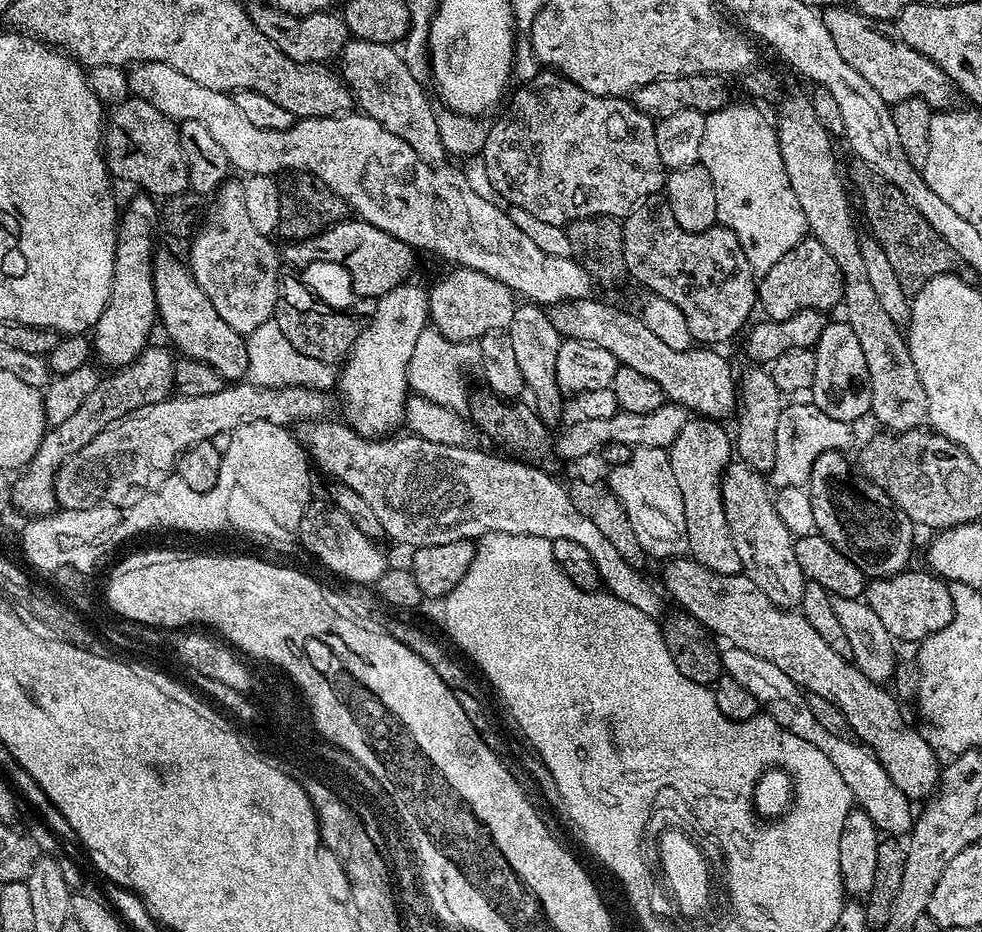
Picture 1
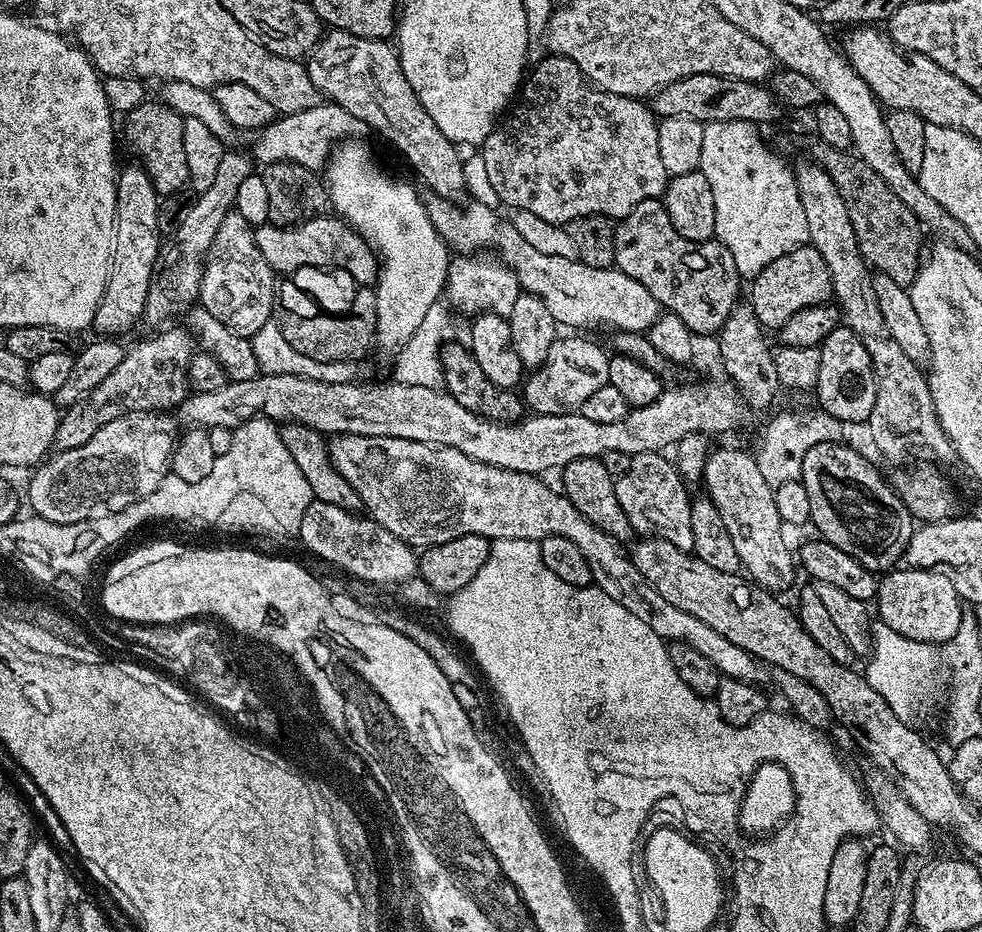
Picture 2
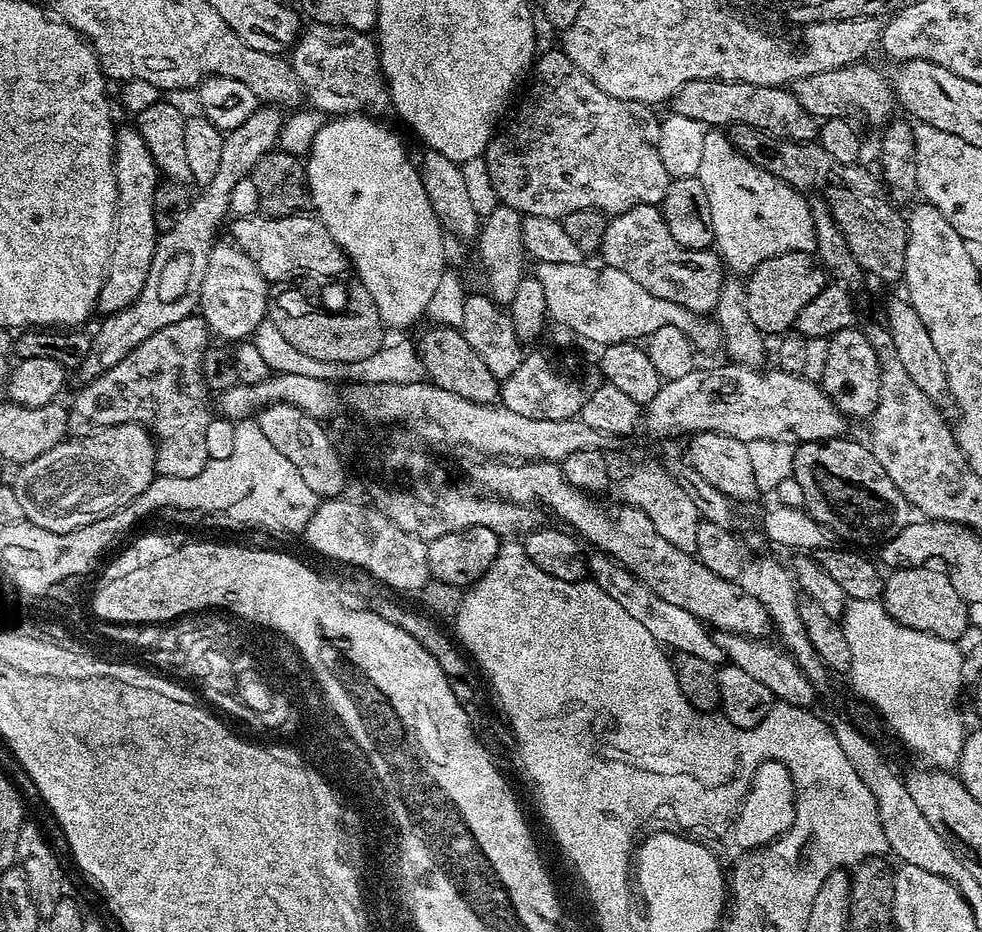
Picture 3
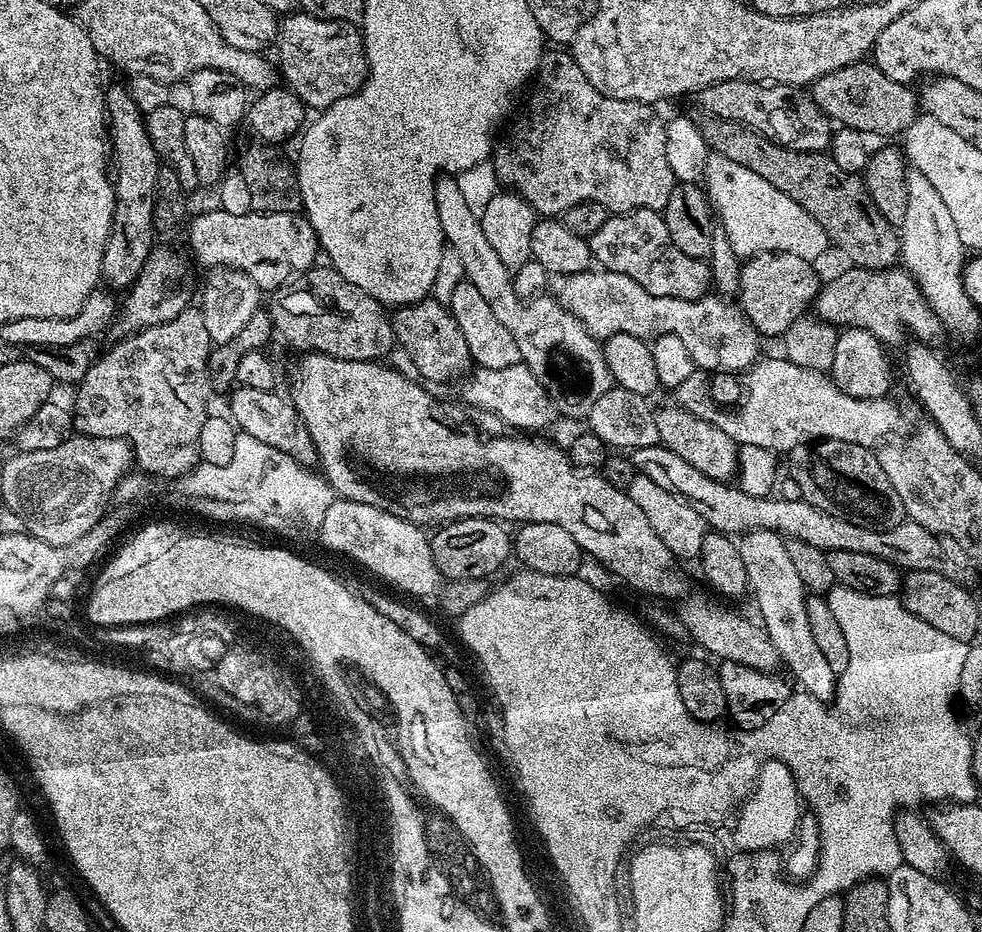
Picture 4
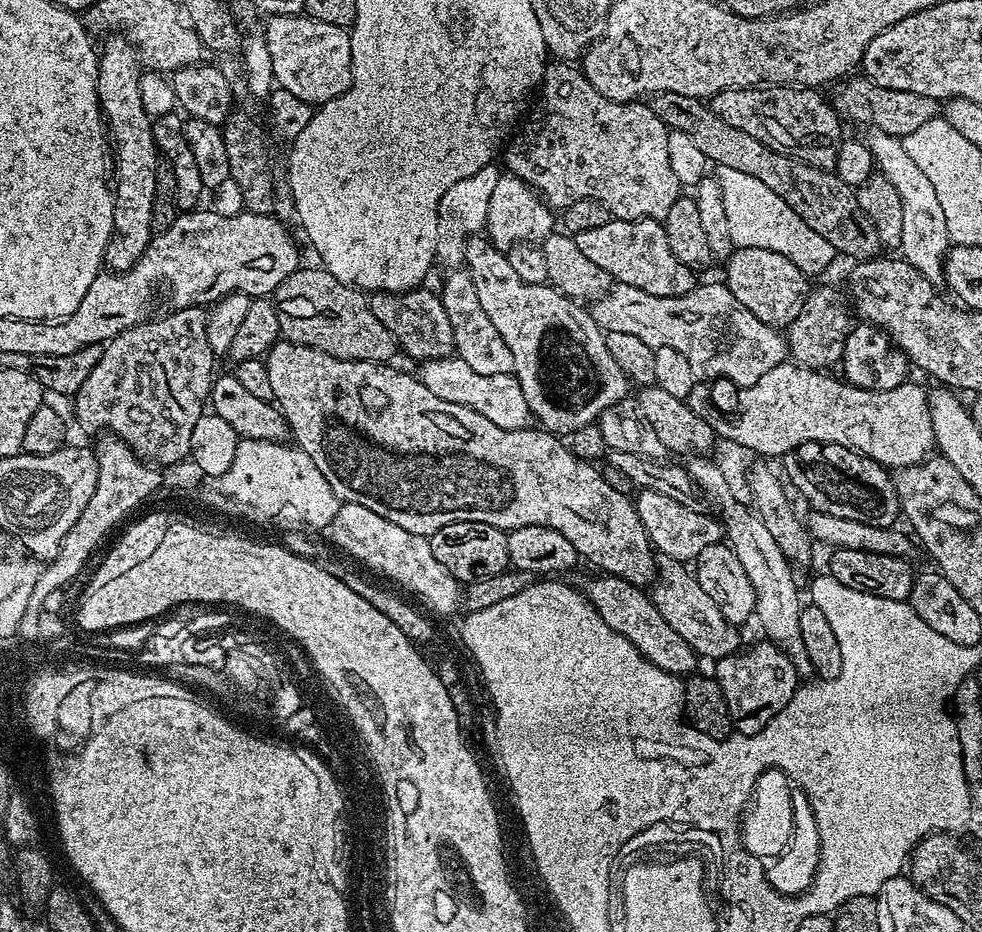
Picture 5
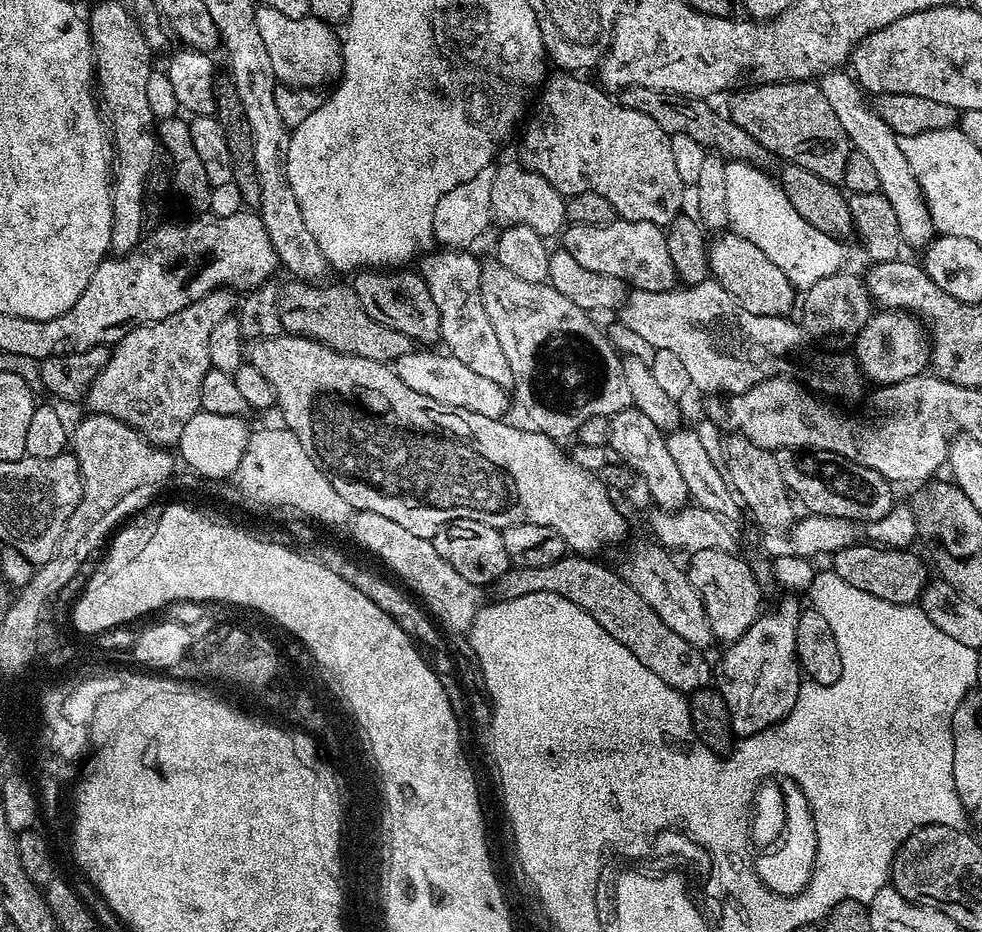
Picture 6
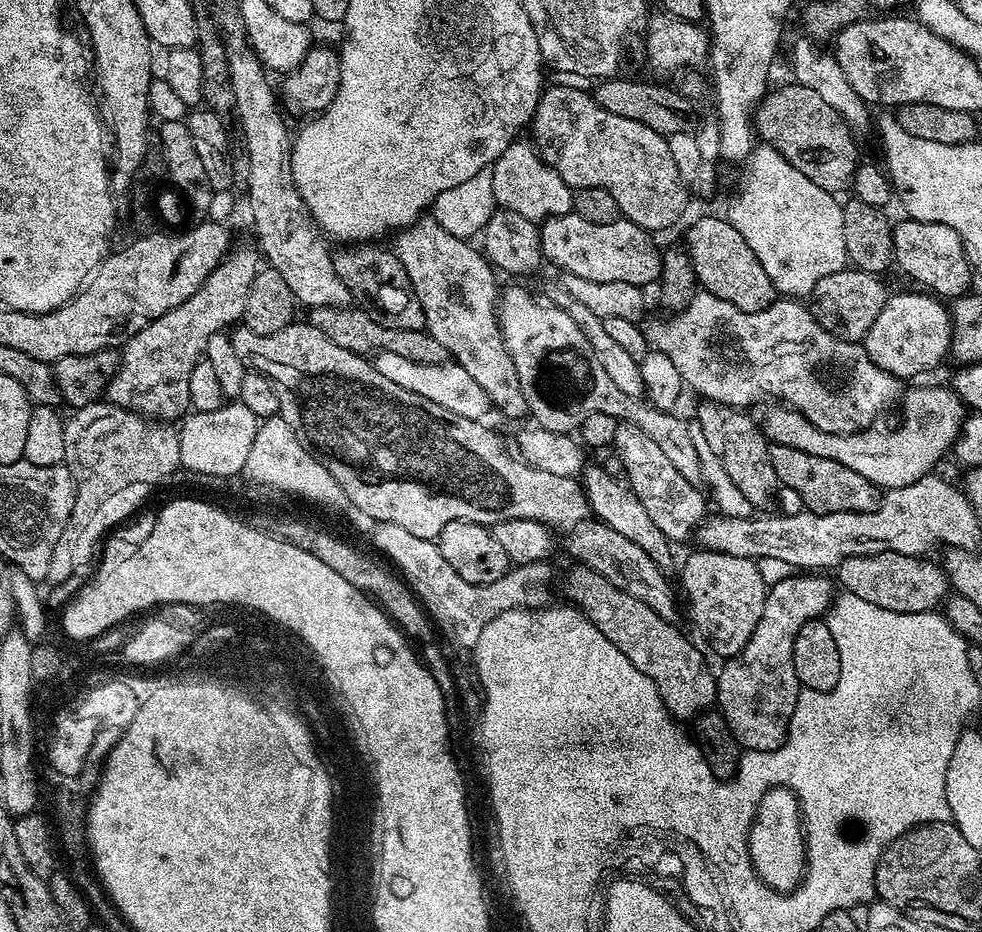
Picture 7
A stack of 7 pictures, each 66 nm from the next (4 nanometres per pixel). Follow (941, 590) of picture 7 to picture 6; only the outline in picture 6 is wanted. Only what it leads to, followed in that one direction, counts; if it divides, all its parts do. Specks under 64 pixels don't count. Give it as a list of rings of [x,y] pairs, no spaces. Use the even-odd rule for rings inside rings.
[[[857,542],[842,550],[831,553],[831,571],[850,582],[858,590],[866,590],[866,594],[874,594],[874,598],[882,598],[895,604],[916,604],[922,590],[930,583],[928,568],[920,556],[915,556],[908,548],[885,548],[871,542]]]

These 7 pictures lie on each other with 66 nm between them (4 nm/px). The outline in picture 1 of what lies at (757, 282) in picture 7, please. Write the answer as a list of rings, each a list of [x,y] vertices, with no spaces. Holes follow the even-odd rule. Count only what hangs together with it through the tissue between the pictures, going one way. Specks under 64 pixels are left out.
[[[805,238],[769,270],[758,284],[758,304],[770,320],[789,320],[802,308],[829,310],[844,299],[844,276],[838,262],[815,238]]]

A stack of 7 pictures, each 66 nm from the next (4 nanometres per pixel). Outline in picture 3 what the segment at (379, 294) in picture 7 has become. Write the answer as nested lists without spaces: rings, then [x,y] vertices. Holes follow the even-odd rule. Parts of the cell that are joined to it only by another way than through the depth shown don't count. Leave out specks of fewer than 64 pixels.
[[[432,326],[421,340],[418,349],[427,379],[442,390],[450,390],[470,402],[495,404],[500,400],[501,381],[490,372],[489,367],[470,346],[459,327]]]

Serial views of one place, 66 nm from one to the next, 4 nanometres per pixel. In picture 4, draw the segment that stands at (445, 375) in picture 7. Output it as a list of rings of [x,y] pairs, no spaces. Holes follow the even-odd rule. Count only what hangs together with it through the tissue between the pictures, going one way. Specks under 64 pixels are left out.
[[[522,362],[507,366],[505,369],[477,367],[464,382],[460,392],[464,395],[465,402],[473,404],[480,412],[493,412],[499,418],[501,425],[510,424],[514,427],[511,429],[536,434],[539,433],[536,432],[539,428],[548,428],[555,420],[558,420],[556,406],[548,397],[548,391],[541,386],[538,378],[534,378],[532,371]]]

